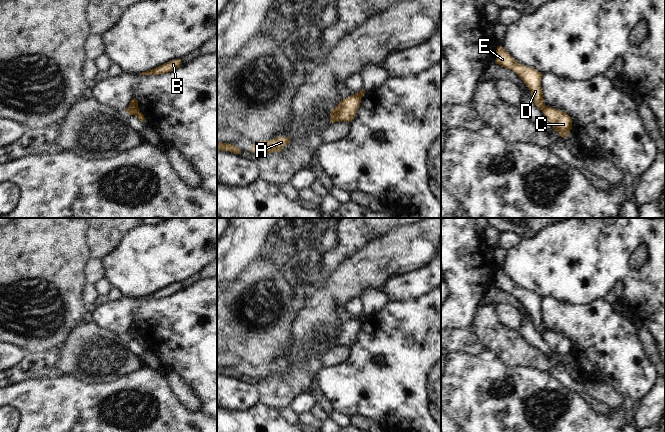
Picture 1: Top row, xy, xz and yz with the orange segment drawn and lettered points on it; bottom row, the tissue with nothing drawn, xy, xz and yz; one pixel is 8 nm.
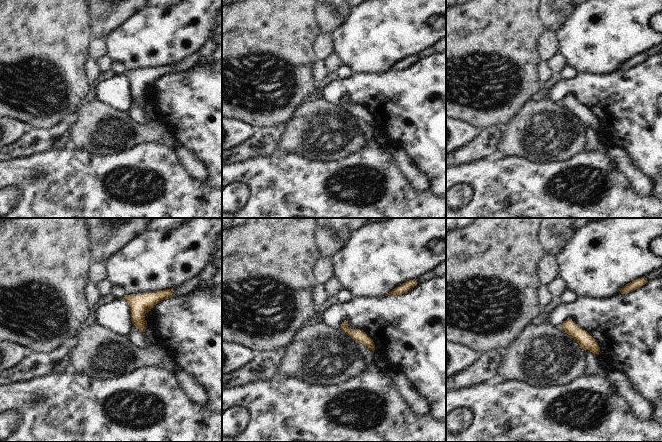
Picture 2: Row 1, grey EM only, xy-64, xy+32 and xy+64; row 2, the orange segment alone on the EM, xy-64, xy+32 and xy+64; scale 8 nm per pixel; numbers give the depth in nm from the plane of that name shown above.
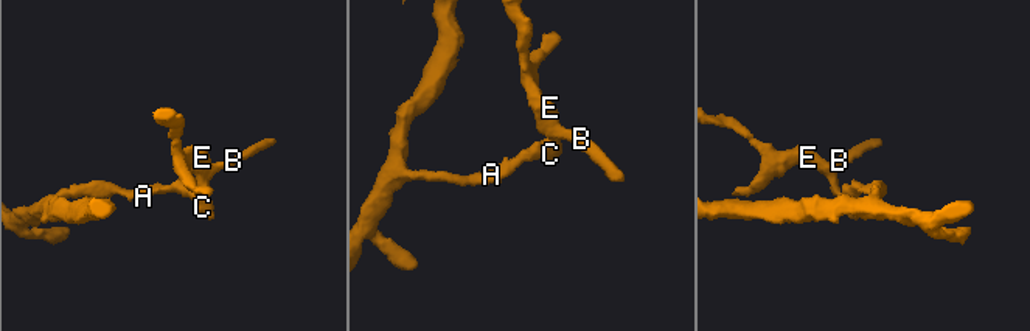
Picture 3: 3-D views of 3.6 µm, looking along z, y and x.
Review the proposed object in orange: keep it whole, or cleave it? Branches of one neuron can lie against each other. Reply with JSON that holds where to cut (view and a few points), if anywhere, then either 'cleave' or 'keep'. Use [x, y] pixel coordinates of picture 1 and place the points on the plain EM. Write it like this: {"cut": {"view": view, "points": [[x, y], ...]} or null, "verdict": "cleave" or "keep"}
{"cut": {"view": "xy", "points": [[130, 330], [137, 333]]}, "verdict": "cleave"}

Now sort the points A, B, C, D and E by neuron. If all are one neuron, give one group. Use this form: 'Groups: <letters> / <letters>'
Groups: A C / B D E

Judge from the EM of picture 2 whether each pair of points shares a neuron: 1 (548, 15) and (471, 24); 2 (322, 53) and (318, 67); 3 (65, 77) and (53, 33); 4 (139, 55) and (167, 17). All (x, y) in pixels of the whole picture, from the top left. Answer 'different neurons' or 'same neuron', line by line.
1: different neurons
2: different neurons
3: same neuron
4: same neuron

